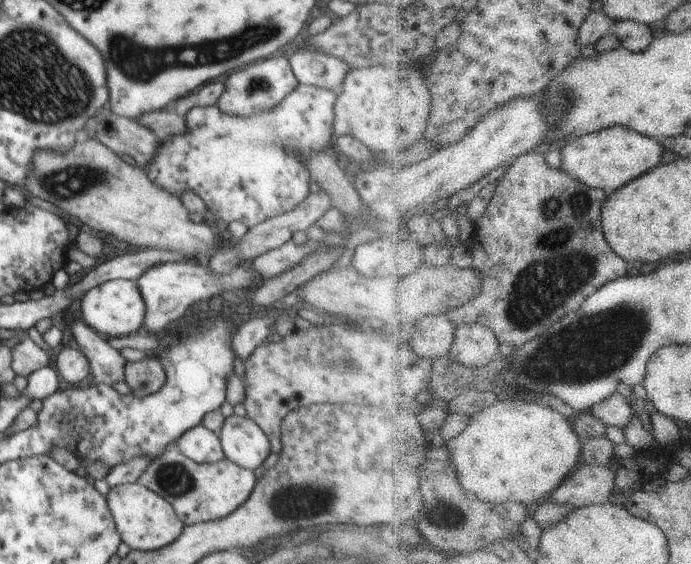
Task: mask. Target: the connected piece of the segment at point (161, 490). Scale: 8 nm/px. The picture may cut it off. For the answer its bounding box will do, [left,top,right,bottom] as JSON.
[136,443,257,526]

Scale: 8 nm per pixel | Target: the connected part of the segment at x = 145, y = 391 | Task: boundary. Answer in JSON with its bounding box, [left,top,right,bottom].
[124,356,166,398]

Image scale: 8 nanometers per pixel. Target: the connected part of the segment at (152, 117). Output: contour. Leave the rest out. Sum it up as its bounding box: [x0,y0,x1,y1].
[134,107,188,142]

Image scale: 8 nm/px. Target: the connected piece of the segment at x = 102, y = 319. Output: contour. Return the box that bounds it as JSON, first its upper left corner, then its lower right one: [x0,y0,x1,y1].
[80,279,146,338]

